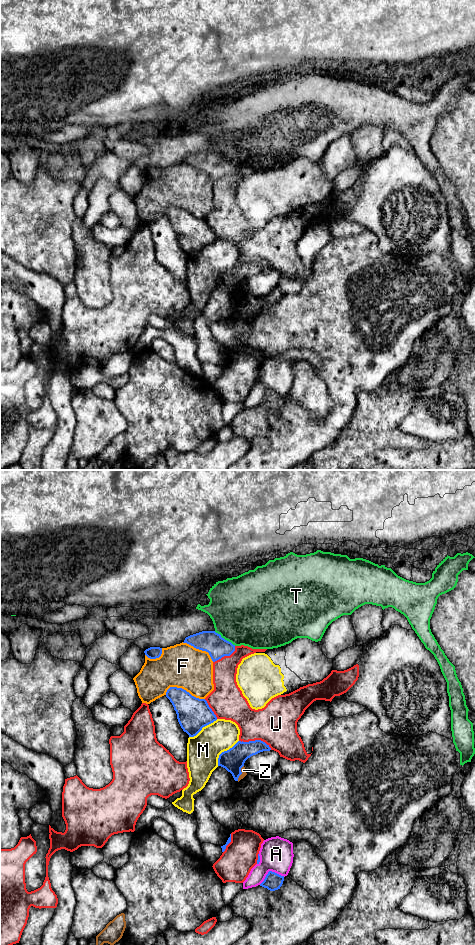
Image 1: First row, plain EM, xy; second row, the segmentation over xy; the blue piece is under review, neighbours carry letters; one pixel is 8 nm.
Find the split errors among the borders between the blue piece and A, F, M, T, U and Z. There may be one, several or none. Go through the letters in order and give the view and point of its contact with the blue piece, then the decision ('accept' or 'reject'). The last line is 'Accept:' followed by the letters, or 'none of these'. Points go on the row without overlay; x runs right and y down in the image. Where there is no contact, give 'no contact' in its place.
A: contact xy (270, 391); reject
F: contact xy (185, 210); reject
M: contact xy (224, 271); reject
T: contact xy (224, 159); reject
U: contact xy (255, 260); reject
Z: contact xy (241, 293); reject
Accept: none of these

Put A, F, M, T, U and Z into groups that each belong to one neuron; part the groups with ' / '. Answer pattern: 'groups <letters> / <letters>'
groups A / F / M / T / U / Z

